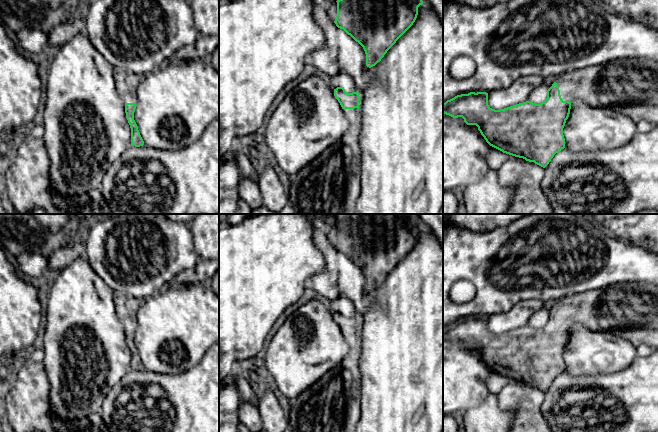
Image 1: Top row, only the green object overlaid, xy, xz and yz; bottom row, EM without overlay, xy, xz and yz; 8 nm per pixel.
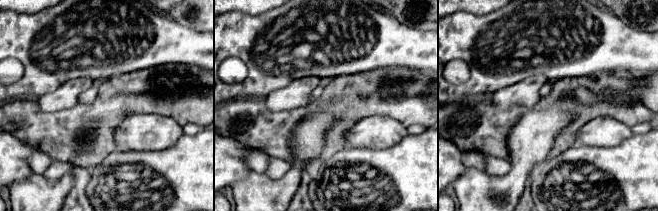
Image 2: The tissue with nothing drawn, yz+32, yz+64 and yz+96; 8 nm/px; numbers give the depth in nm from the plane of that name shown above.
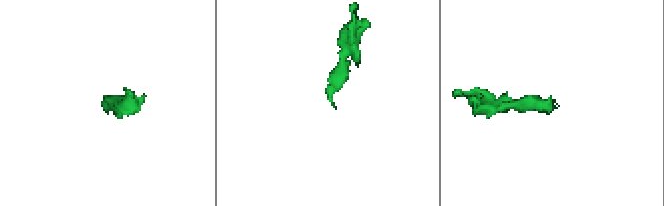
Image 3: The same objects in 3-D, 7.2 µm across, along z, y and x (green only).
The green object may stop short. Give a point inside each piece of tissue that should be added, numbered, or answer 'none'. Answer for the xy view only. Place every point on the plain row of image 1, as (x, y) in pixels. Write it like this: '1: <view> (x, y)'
1: xy (126, 306)

